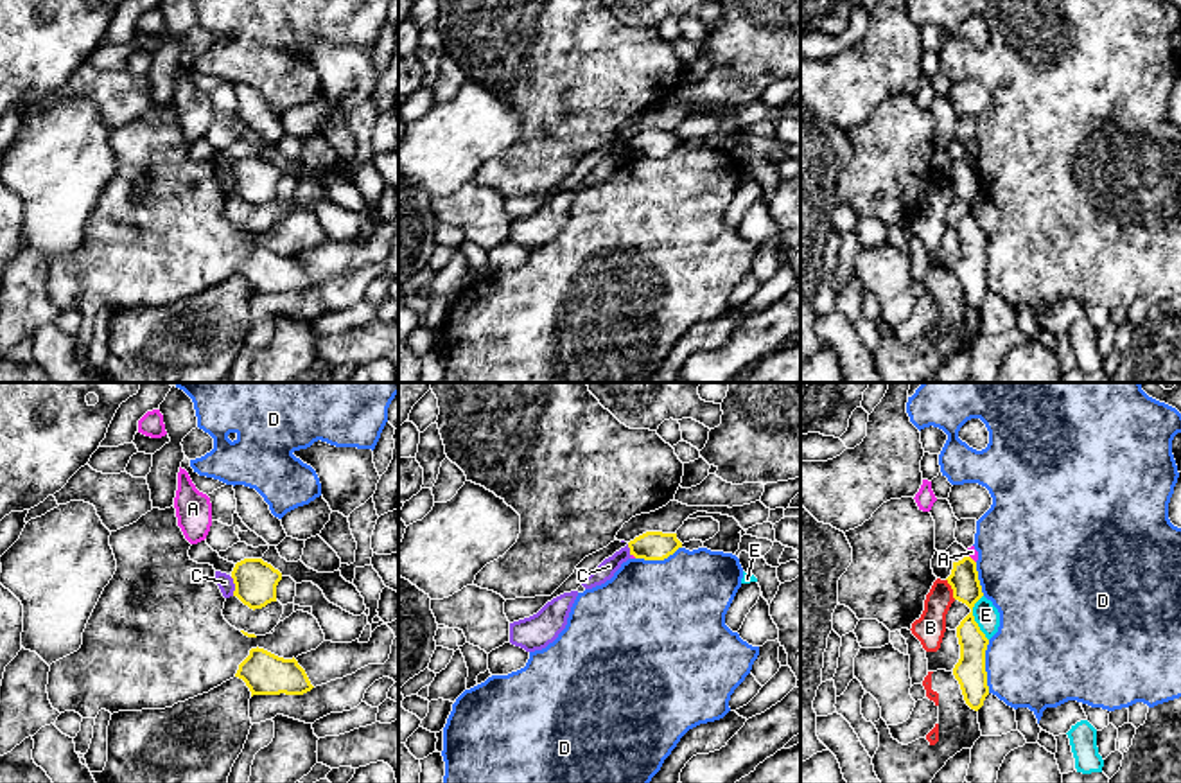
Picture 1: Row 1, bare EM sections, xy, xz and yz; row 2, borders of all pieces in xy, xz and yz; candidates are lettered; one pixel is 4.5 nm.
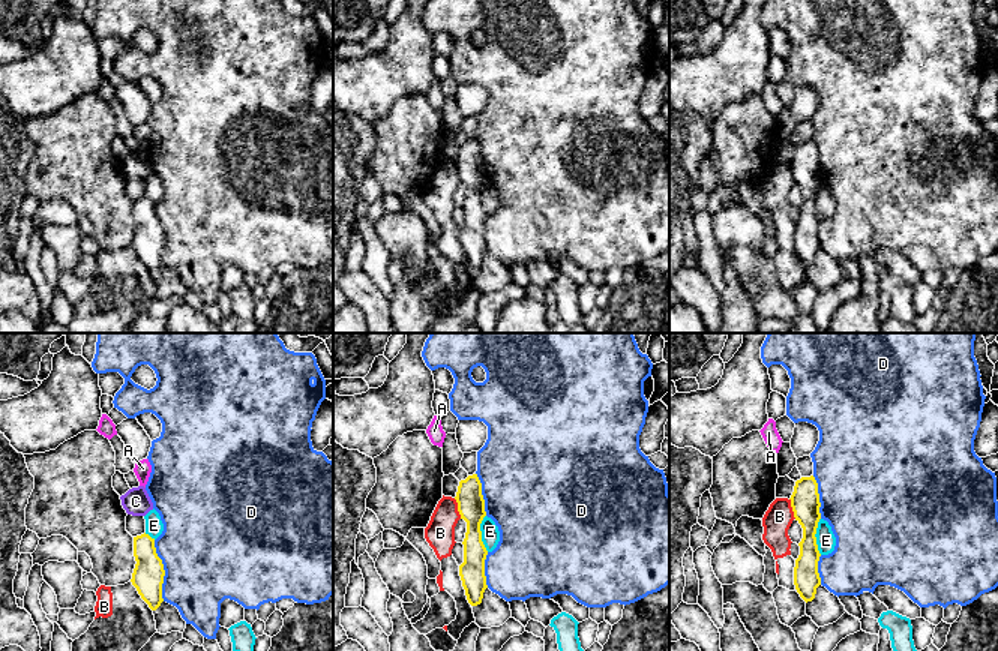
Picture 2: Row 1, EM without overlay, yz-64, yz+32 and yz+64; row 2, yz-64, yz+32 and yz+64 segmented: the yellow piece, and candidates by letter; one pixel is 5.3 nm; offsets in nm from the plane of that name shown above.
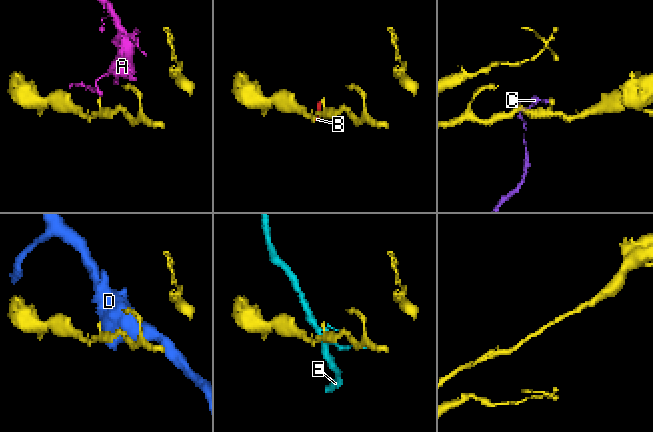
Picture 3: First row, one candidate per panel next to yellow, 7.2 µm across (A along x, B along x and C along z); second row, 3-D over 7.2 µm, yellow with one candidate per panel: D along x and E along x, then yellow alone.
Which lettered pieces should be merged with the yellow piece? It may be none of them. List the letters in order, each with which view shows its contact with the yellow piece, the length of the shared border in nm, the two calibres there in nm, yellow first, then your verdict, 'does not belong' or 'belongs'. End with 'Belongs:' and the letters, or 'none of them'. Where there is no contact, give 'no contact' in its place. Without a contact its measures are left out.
A: contact in yz; length 60 nm; calibres 130 and 50 nm; does not belong
B: contact in yz; length 100 nm; calibres 130 and 140 nm; does not belong
C: contact in xy; length 90 nm; calibres 190 and 70 nm; does not belong
D: contact in yz; length 240 nm; calibres 140 and 440 nm; does not belong
E: contact in yz; length 200 nm; calibres 140 and 110 nm; does not belong
Belongs: none of them

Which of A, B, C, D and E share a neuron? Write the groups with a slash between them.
A / B / C / D / E

